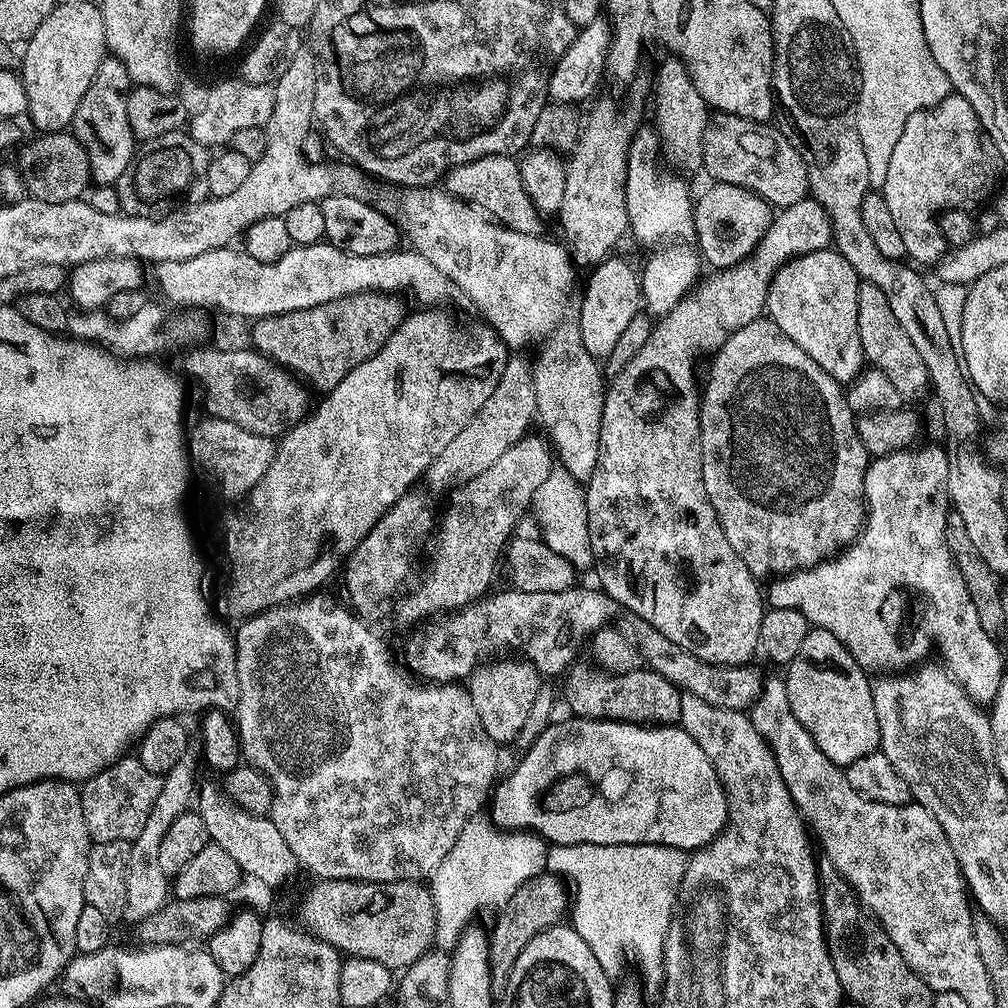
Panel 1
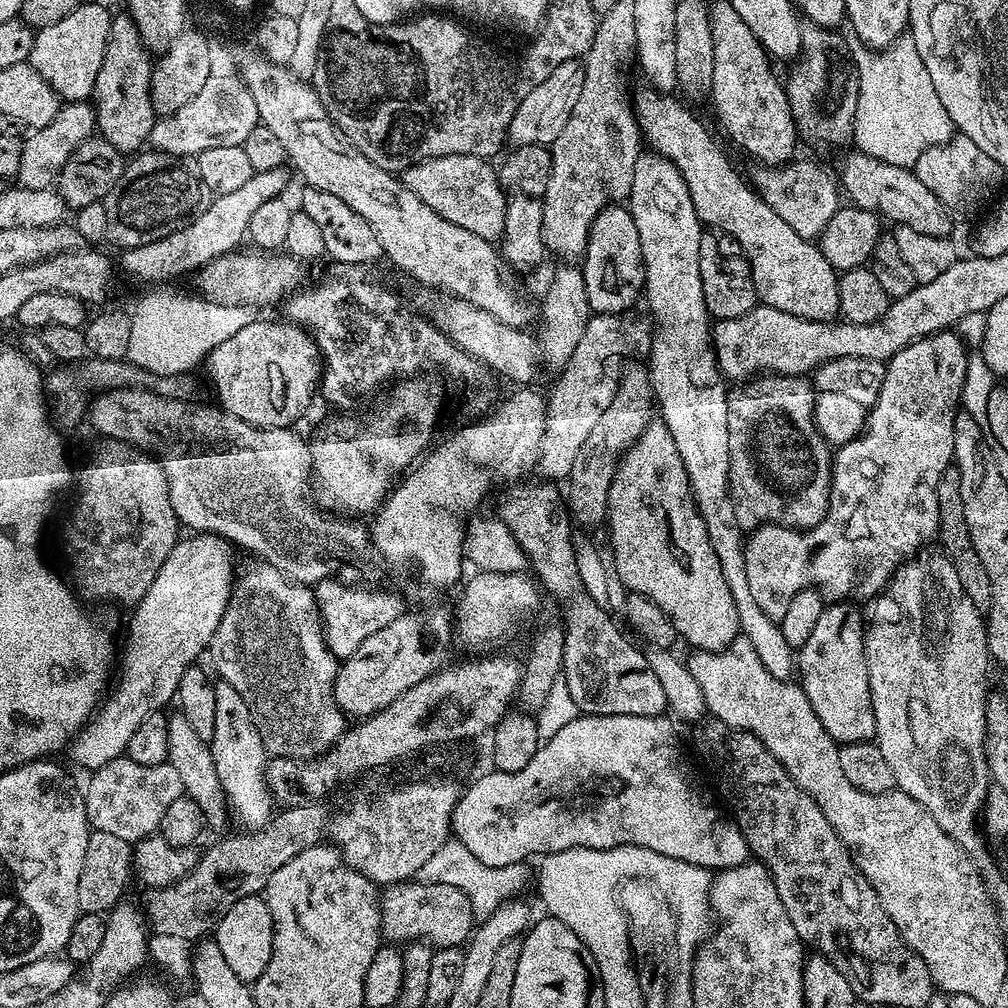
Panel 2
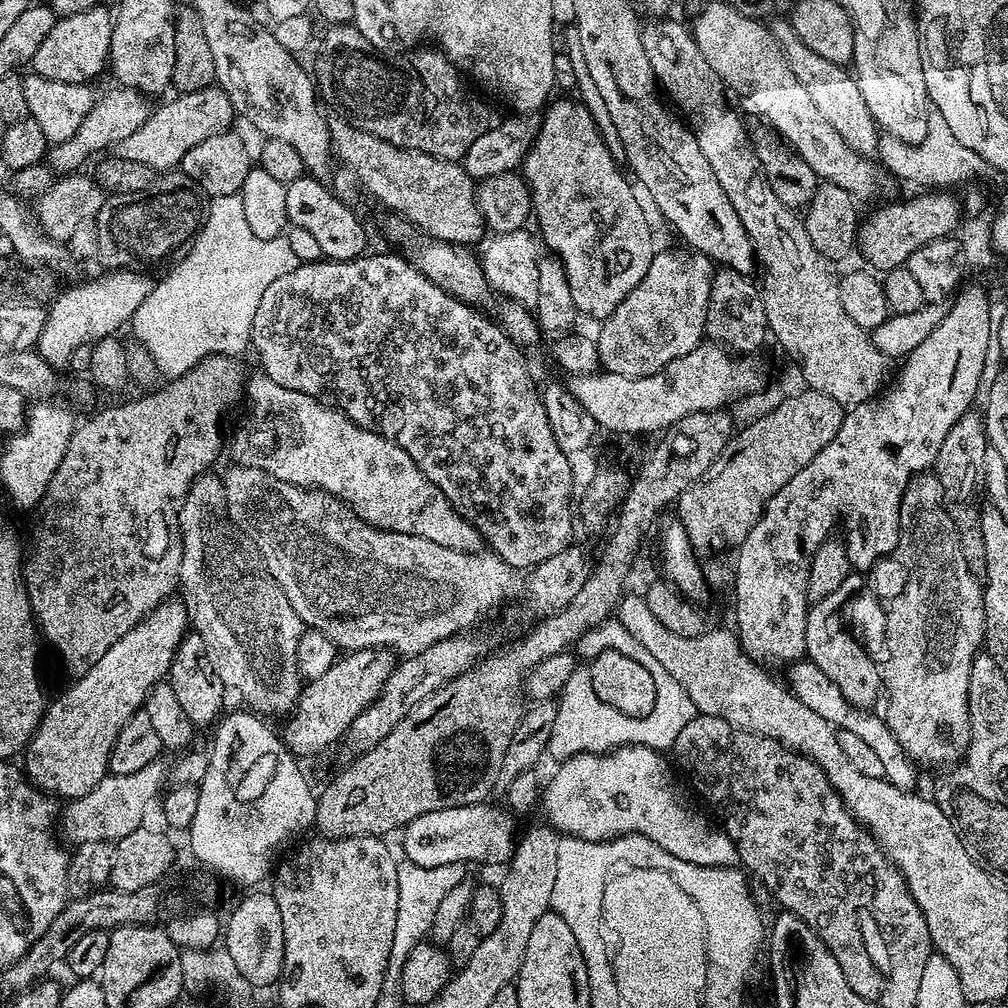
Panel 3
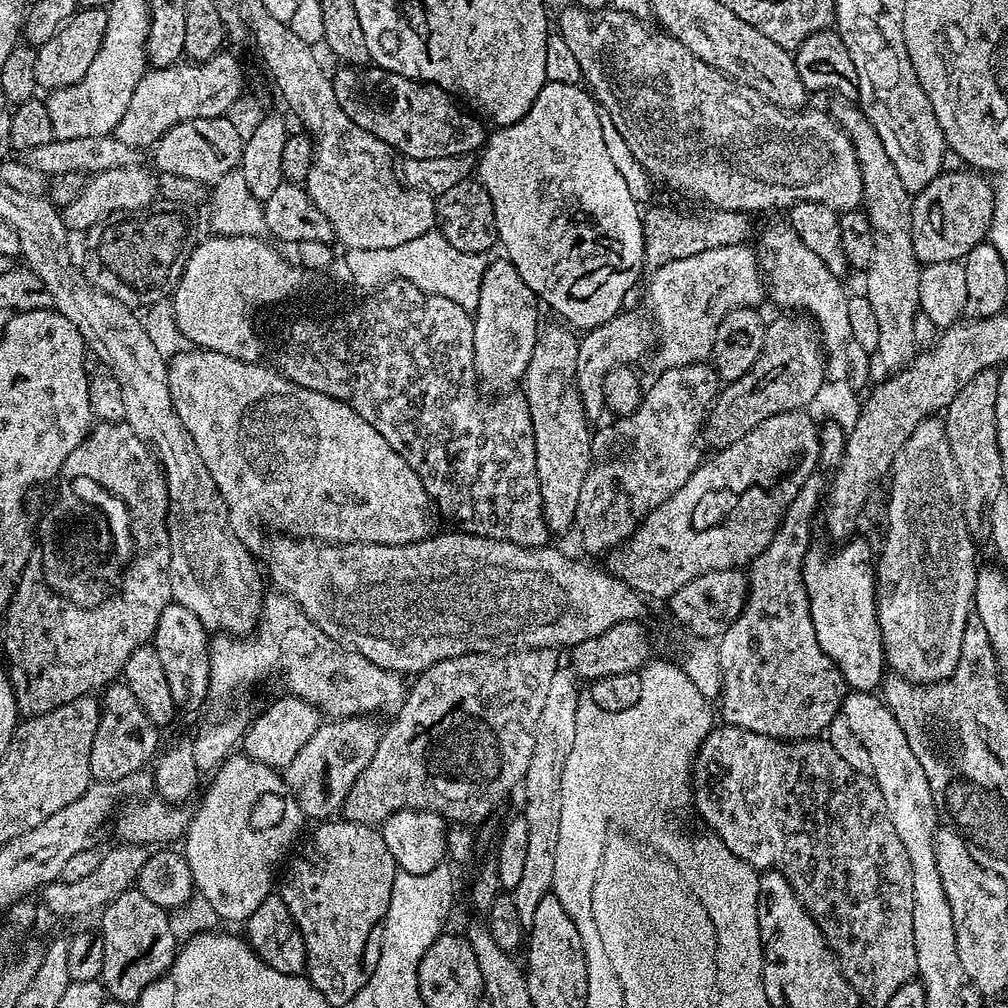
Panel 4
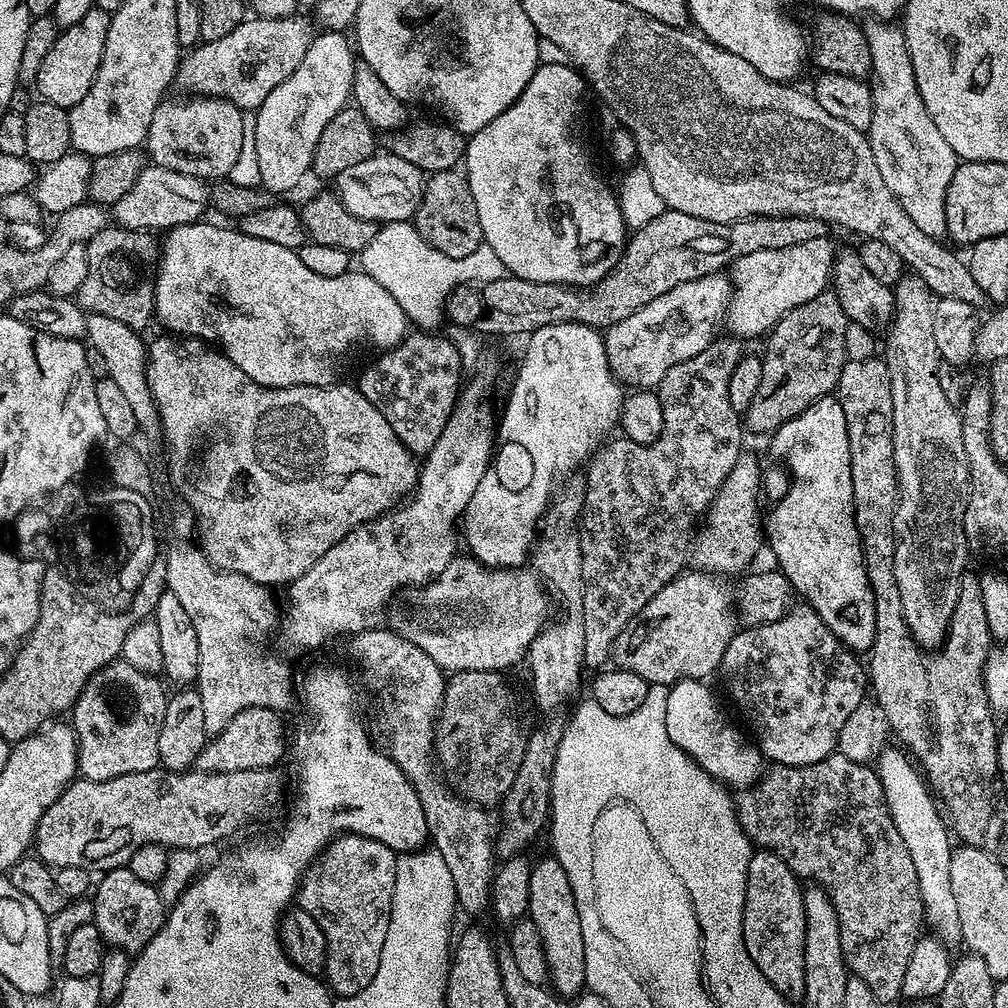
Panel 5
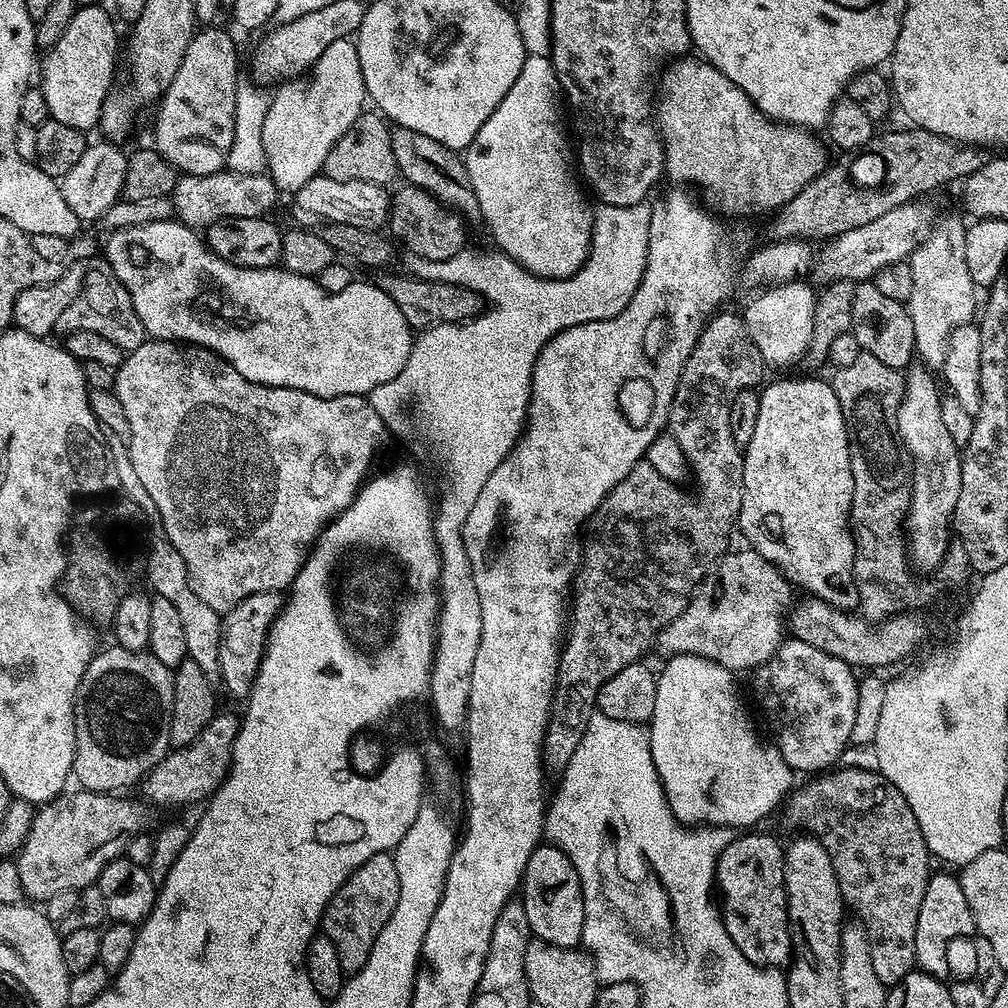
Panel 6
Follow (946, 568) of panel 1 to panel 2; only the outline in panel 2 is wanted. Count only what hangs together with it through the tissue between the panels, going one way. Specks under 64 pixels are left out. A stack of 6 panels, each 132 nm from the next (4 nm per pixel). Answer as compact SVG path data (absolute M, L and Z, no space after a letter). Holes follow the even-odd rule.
M945 330L936 332L932 336L925 336L923 340L915 340L913 344L906 345L898 350L886 361L884 377L882 378L882 390L878 394L876 403L871 405L868 413L868 422L864 425L861 435L855 437L848 444L841 444L835 449L832 461L832 501L828 504L828 513L818 526L807 530L798 528L783 528L777 524L763 524L755 529L747 537L744 545L746 577L750 586L751 594L754 594L759 609L768 614L772 620L779 622L782 614L786 614L786 606L790 606L790 598L807 588L815 588L820 595L832 602L861 602L876 596L880 591L889 587L891 578L896 569L906 560L913 559L916 553L921 551L931 540L937 539L940 531L940 515L938 514L938 484L942 482L942 474L946 469L953 467L954 461L954 424L956 413L961 407L961 392L964 389L966 378L966 366L968 365L968 354L970 348L955 331Z

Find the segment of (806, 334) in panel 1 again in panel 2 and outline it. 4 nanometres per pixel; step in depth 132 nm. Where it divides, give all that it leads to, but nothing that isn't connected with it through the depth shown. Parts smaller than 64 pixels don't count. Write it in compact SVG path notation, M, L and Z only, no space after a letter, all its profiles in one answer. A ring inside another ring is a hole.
M647 91L635 93L634 96L636 121L640 124L641 137L651 151L666 157L682 174L682 178L688 183L694 210L697 211L701 223L709 229L721 228L726 235L733 236L740 243L739 251L752 267L759 303L774 306L774 310L786 310L786 314L794 314L798 318L835 321L840 316L840 282L836 269L830 262L826 262L819 247L813 241L802 238L802 234L797 234L780 215L774 214L772 207L760 197L755 187L745 177L745 181L740 177L739 170L728 161L728 156L720 149L719 142L708 133L707 126L683 104L683 99L675 100L675 95L666 92Z

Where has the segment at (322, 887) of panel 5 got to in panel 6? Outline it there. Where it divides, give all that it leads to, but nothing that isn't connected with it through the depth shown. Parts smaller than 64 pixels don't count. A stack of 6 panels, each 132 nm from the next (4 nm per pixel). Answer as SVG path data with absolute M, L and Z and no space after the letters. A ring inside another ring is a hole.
M392 852L374 854L358 870L348 875L348 881L332 895L332 901L324 912L323 935L328 936L338 952L338 959L345 974L362 970L370 958L370 950L394 906L398 906L398 866Z

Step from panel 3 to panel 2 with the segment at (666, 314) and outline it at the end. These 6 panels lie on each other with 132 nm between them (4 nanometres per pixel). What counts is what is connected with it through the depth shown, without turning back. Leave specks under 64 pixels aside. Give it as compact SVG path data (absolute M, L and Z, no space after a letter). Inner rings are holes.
M635 311L617 312L615 314L596 314L589 319L588 328L578 341L578 346L574 346L574 354L570 354L570 362L566 362L563 372L559 373L556 385L552 388L552 393L547 393L548 417L544 427L544 437L540 443L538 453L538 472L540 468L541 477L552 482L560 482L568 478L571 474L571 466L574 465L574 458L578 455L578 450L582 447L582 442L590 435L590 430L597 423L597 419L605 413L606 406L614 402L617 387L617 377L608 369L611 360L627 361L629 358L644 358L649 355L652 349L652 339L654 324L647 315L635 316Z

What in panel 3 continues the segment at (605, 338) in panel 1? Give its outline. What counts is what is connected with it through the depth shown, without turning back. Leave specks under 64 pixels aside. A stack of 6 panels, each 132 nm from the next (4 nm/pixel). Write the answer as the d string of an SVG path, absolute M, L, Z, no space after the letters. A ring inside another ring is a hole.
M579 99L549 103L540 122L540 133L532 143L532 149L524 156L522 175L532 197L531 215L540 227L539 239L549 248L551 255L564 265L570 294L581 317L593 316L603 322L642 282L654 255L652 228L644 217L644 208L636 197L633 181L620 173L617 157L610 154L606 142L596 125L596 119Z

